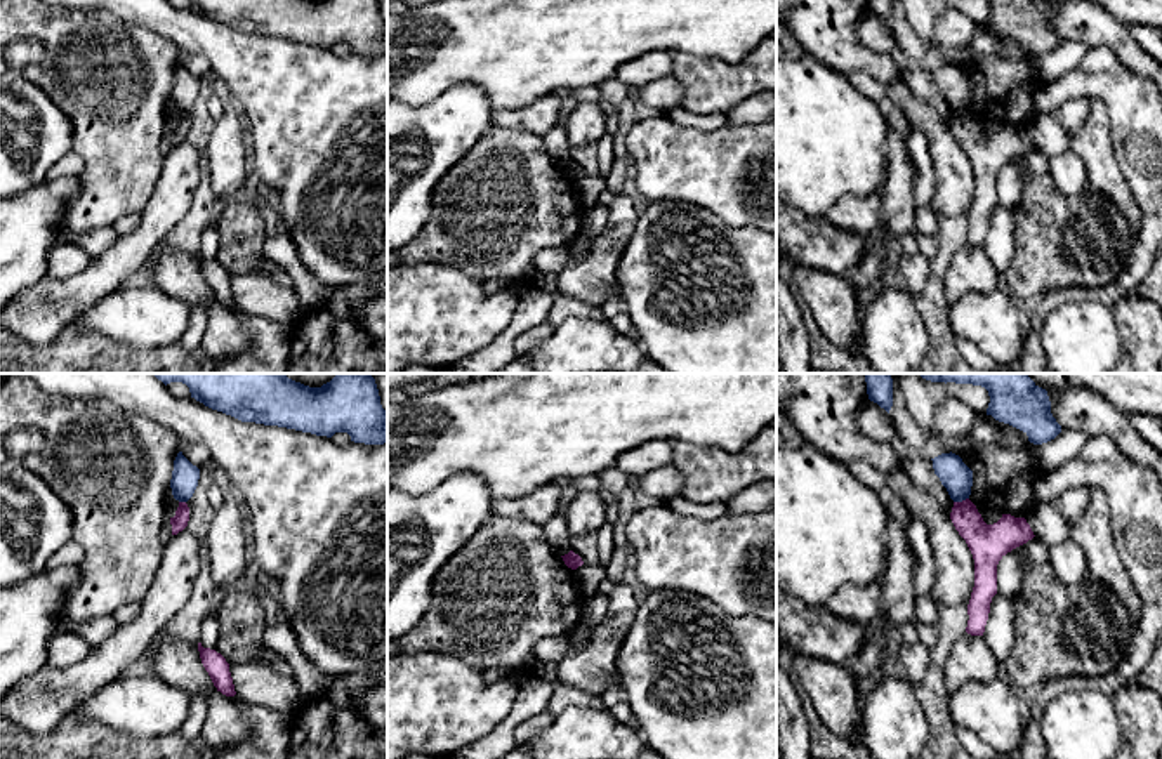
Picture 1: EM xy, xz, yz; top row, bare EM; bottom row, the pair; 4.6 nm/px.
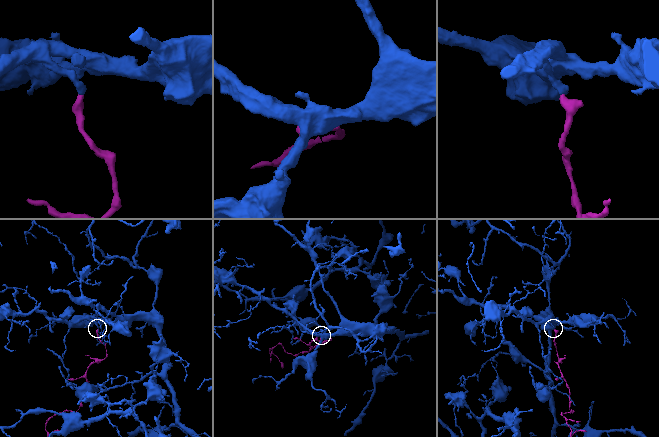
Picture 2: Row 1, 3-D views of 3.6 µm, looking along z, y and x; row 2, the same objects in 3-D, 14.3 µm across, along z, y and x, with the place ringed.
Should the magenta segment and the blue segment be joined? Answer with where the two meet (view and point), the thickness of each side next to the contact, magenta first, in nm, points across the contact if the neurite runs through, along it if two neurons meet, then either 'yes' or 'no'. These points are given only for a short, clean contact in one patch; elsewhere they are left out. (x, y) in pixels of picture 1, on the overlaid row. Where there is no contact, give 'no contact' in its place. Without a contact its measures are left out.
yz (963, 501) | 180/150 nm | along yz (968, 497), (954, 502) | no

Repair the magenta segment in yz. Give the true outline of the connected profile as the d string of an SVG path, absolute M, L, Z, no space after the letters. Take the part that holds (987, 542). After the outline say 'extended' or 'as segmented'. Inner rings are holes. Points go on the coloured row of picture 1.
M969 498L954 502L950 519L974 559L974 587L967 604L966 632L983 636L990 603L997 594L999 561L1035 535L1025 518L1011 514L1002 514L997 523L987 525Z | as segmented

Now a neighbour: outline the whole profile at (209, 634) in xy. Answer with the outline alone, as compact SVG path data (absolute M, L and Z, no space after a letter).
M215 611L208 613L203 622L201 622L201 629L200 629L200 643L203 648L210 648L215 650L215 644L219 641L219 620Z

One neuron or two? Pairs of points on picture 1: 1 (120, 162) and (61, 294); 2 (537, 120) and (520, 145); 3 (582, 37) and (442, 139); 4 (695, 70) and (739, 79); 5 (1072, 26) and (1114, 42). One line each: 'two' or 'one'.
1: two
2: two
3: two
4: one
5: one

